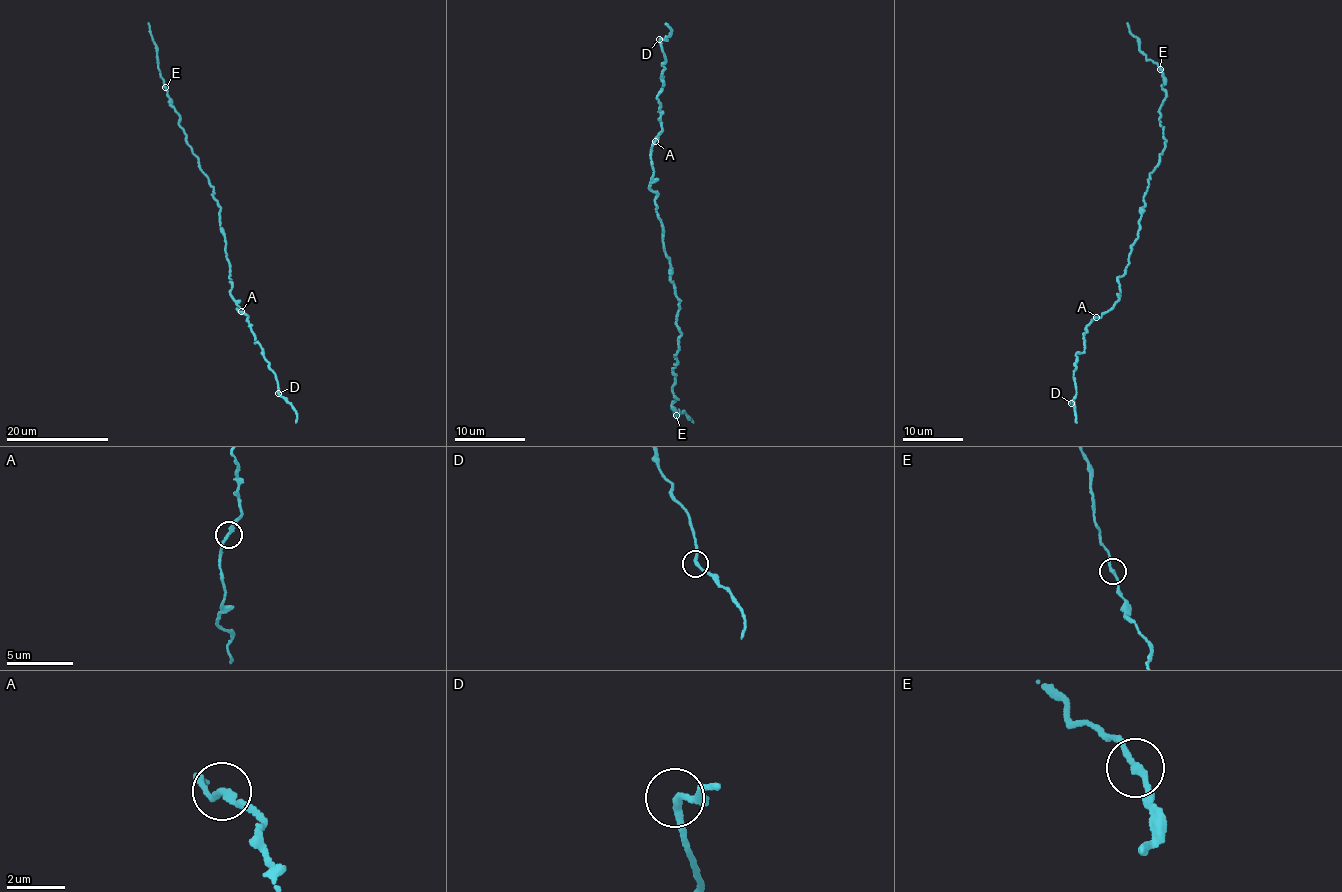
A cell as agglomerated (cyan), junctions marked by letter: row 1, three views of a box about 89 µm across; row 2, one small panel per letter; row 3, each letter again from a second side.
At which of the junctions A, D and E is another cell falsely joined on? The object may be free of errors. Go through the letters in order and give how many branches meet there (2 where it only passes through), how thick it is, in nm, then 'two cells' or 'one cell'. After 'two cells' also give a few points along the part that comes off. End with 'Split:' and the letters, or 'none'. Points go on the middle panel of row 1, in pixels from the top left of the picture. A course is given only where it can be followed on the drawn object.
A: 2 | 200 nm | one cell
D: 2 | 220 nm | one cell
E: 2 | 200 nm | one cell
Split: none

